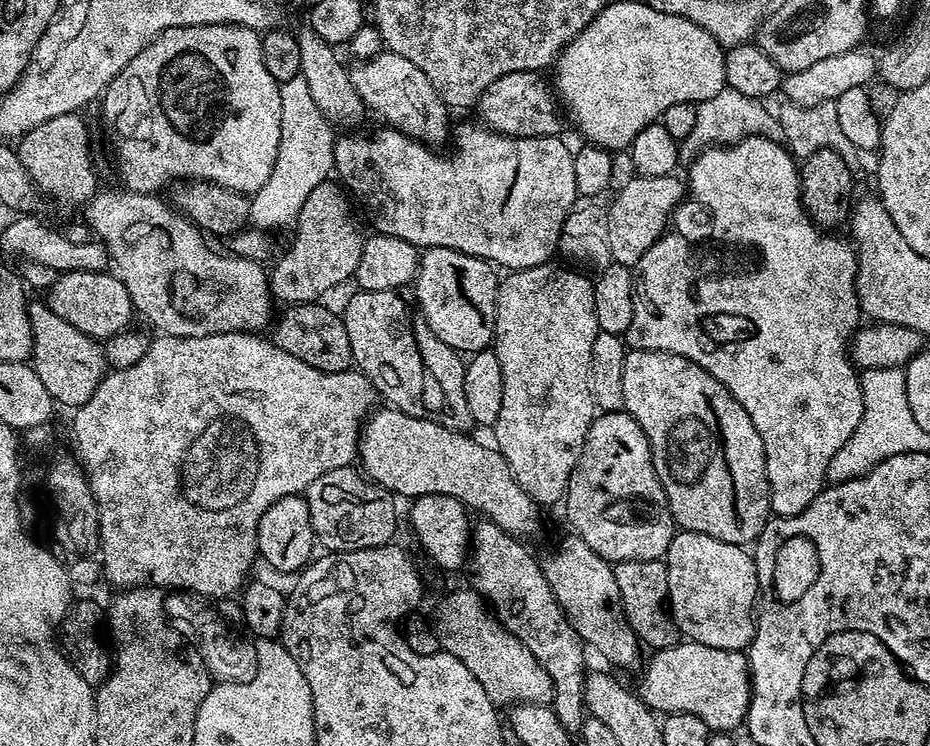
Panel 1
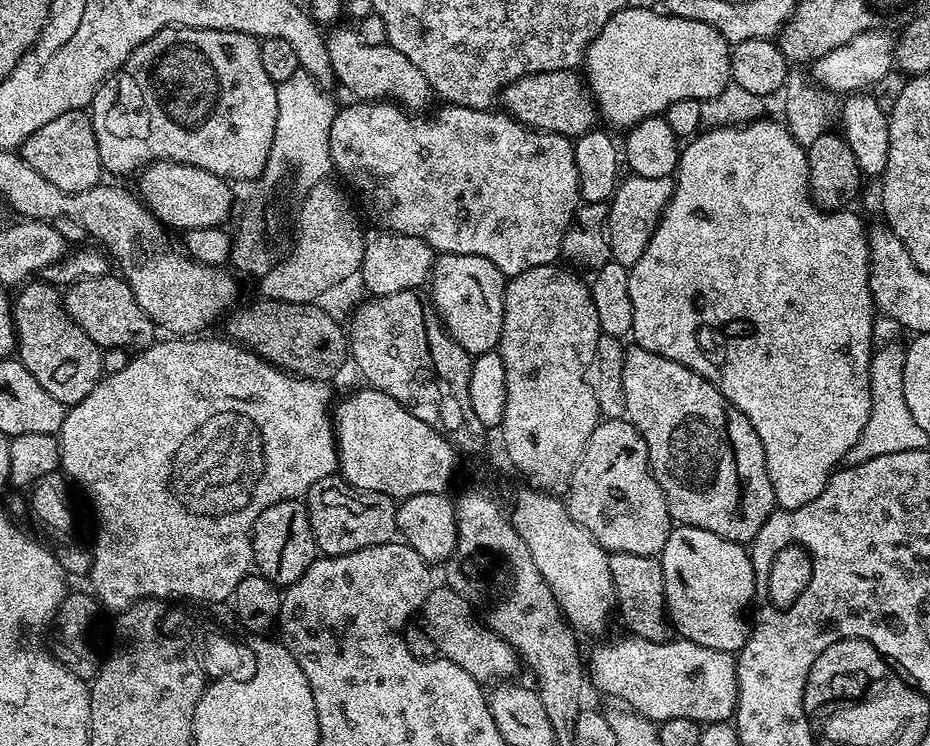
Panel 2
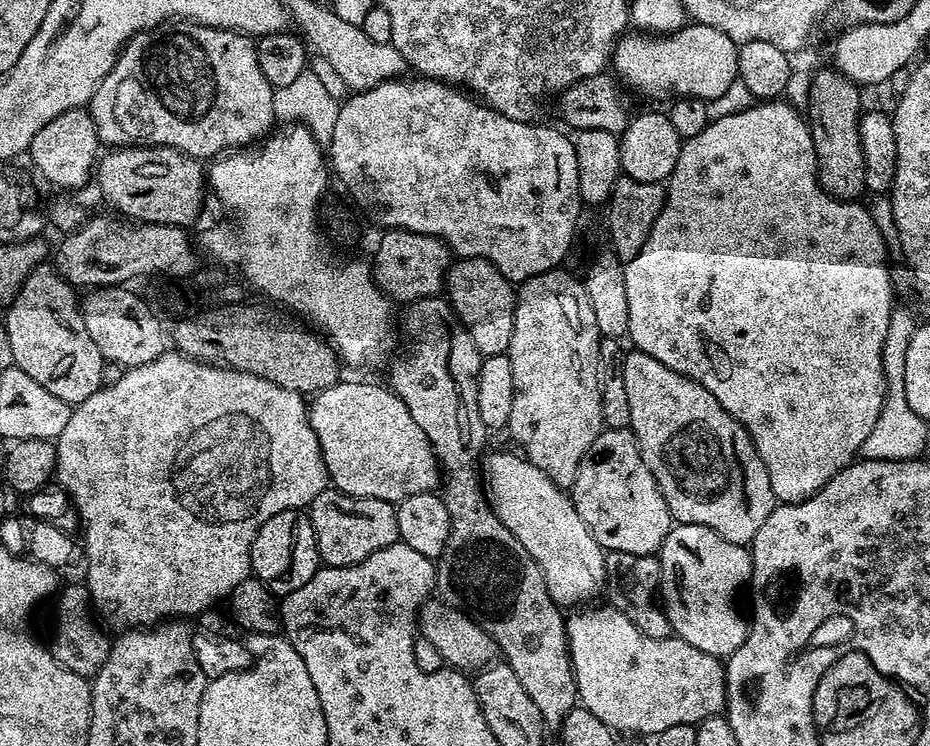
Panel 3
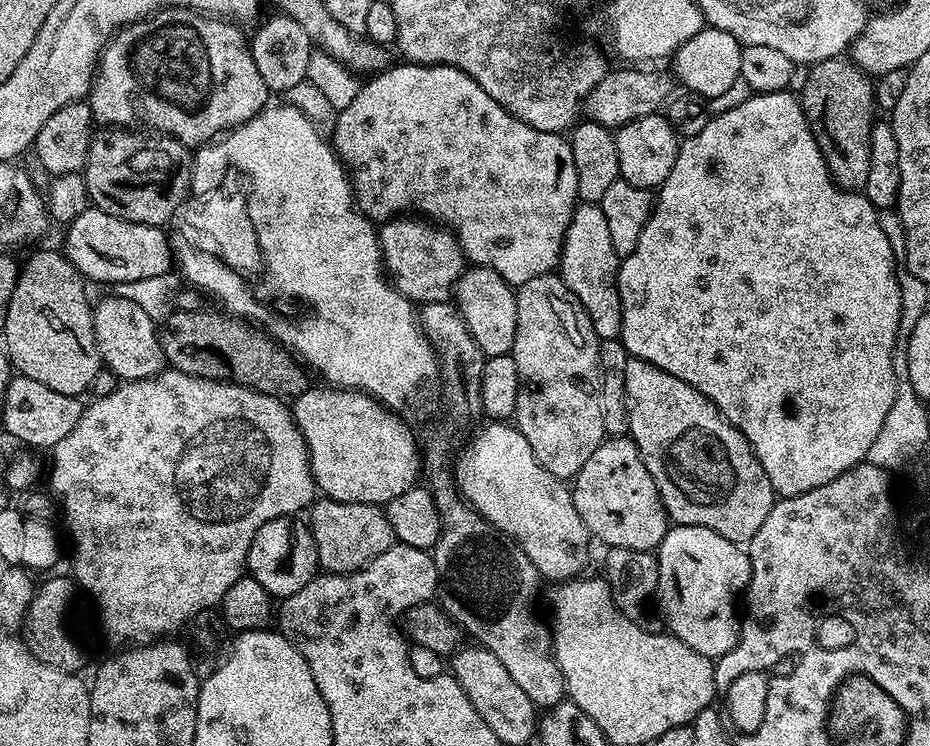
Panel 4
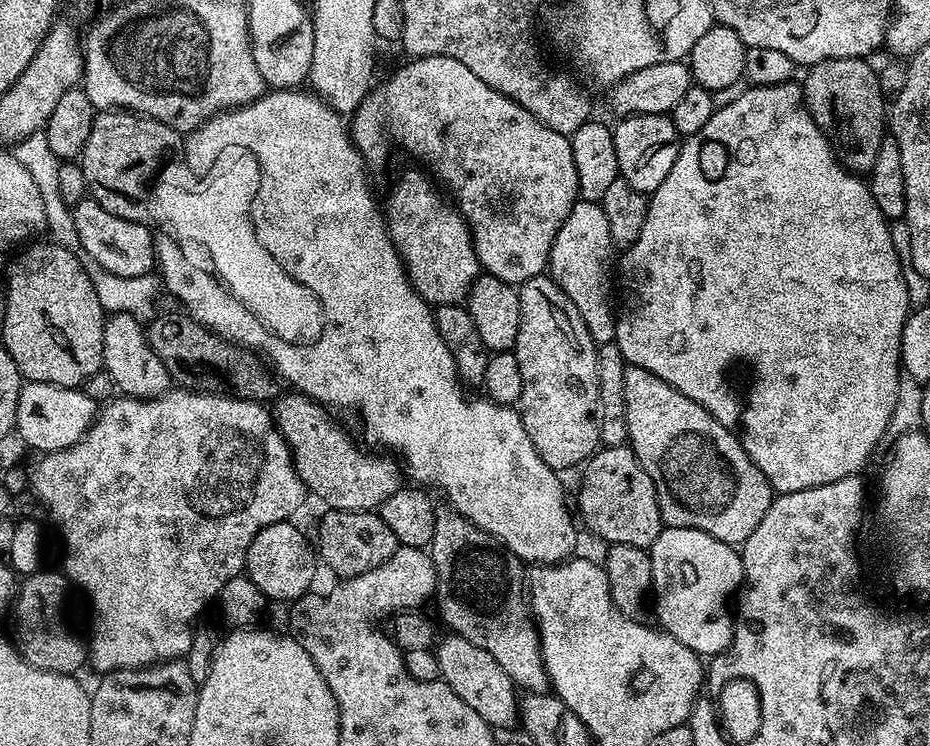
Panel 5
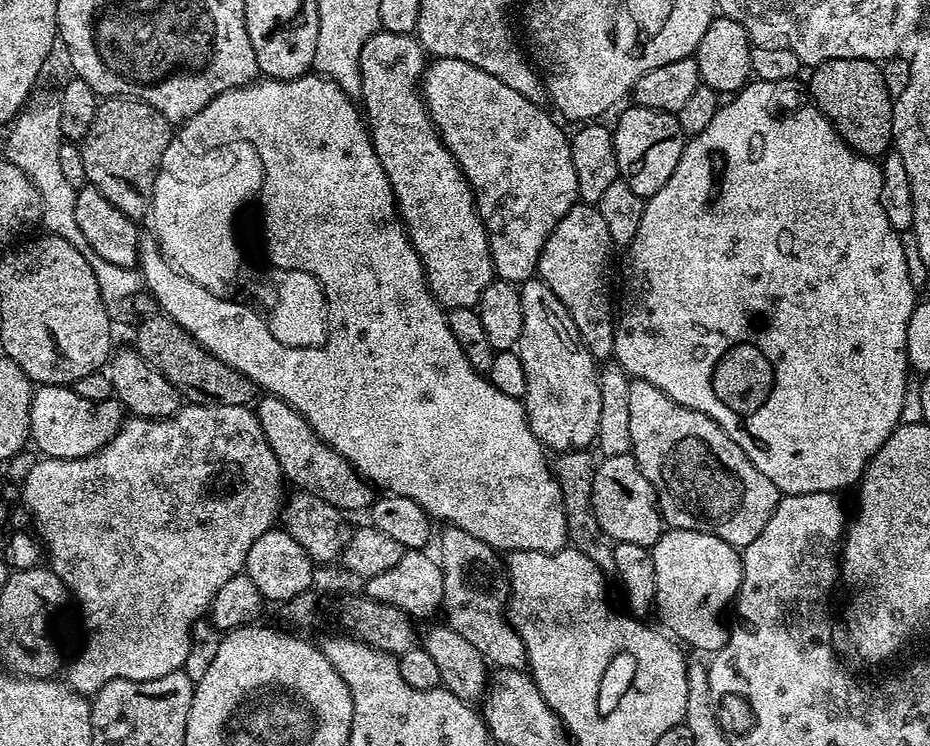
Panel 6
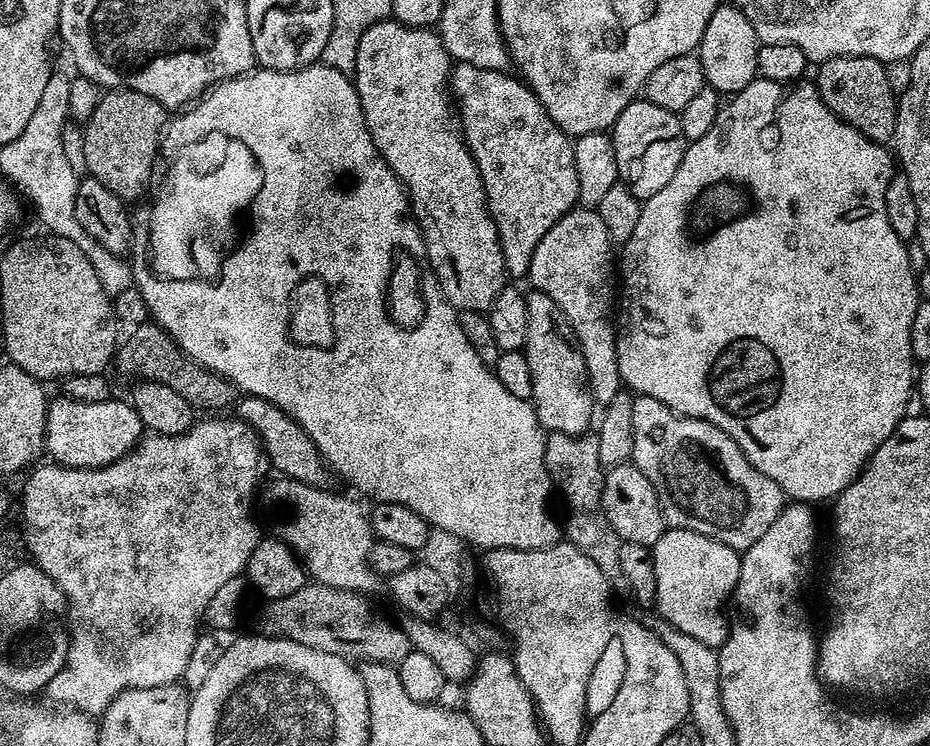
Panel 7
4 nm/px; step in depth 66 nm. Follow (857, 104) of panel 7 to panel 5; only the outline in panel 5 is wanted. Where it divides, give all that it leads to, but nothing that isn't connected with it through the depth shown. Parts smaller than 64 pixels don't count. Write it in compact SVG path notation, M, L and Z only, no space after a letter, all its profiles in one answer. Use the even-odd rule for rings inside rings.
M851 56L823 60L809 67L809 76L802 81L804 107L830 142L840 165L853 174L871 173L874 158L878 158L878 146L882 146L886 135L886 99L879 85L877 69L868 65L867 59Z

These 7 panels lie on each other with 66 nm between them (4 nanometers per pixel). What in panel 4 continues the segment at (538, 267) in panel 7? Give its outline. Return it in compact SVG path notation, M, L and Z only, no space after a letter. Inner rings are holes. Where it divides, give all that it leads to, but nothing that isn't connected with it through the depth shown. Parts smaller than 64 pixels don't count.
M577 203L566 230L564 248L560 252L558 275L566 282L566 286L570 286L570 290L574 290L578 302L582 302L600 341L615 340L622 330L622 306L616 285L620 261L621 257L614 250L614 242L610 242L606 214L602 214L599 204Z

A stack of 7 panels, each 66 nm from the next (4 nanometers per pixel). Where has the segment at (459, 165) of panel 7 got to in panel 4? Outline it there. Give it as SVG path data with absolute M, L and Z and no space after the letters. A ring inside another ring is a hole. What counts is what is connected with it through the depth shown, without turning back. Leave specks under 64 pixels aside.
M405 214L383 221L378 235L384 271L390 283L407 300L411 300L413 305L423 306L434 302L446 304L453 299L456 284L466 271L466 257L452 231L427 218Z

